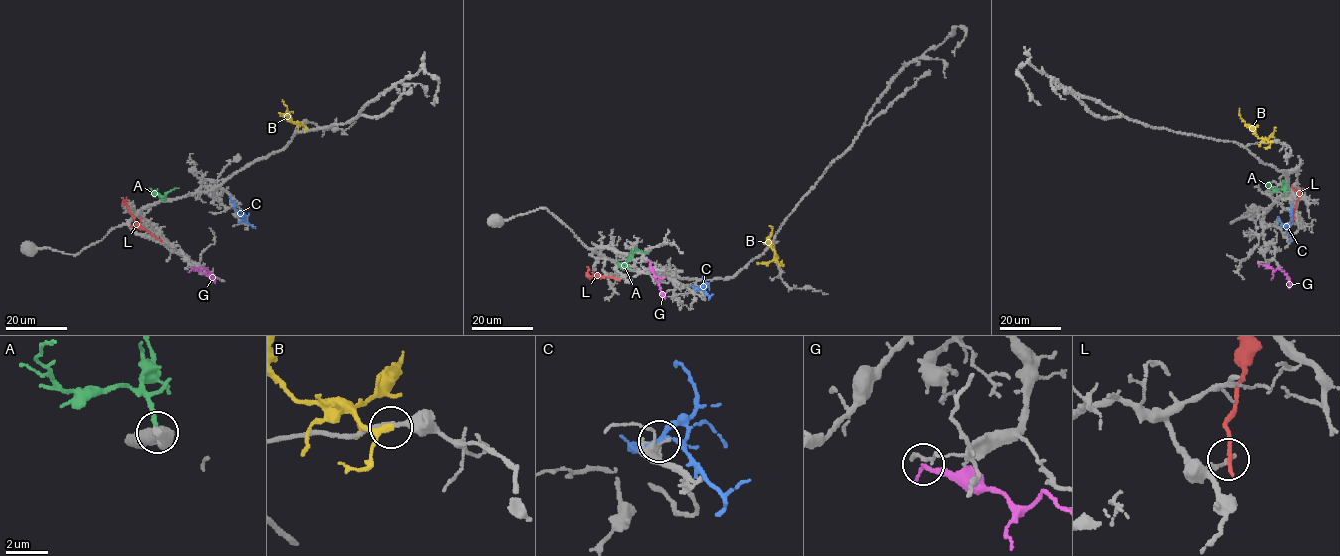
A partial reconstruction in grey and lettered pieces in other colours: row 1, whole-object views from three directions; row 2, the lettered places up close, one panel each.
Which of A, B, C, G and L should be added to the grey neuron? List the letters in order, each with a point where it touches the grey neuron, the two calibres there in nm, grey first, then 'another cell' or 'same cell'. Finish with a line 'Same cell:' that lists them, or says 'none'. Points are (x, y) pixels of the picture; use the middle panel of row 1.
A: contact (630, 269); calibres 500 and 200 nm; another cell
B: contact (779, 266); calibres 220 and 200 nm; another cell
C: contact (700, 288); calibres 400 and 200 nm; another cell
G: contact (650, 261); calibres 120 and 190 nm; another cell
L: contact (617, 279); calibres 170 and 190 nm; another cell
Same cell: none

